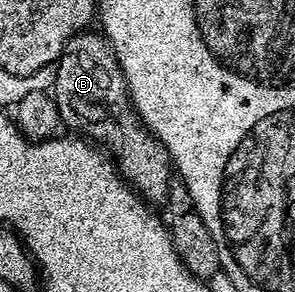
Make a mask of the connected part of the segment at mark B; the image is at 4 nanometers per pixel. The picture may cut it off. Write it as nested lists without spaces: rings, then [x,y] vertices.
[[[81,32],[75,38],[71,38],[66,44],[66,48],[60,53],[59,62],[55,63],[56,90],[54,89],[54,97],[58,104],[60,121],[67,129],[68,126],[72,129],[69,131],[75,132],[85,139],[97,140],[96,138],[105,138],[108,141],[108,146],[106,145],[107,153],[112,161],[116,163],[121,179],[127,180],[132,189],[144,199],[145,203],[163,203],[168,196],[168,184],[170,181],[170,175],[168,175],[168,170],[170,174],[168,150],[153,134],[148,132],[140,117],[133,110],[124,73],[118,64],[116,53],[108,45],[107,38],[99,33],[96,33],[97,35],[92,33]]]

